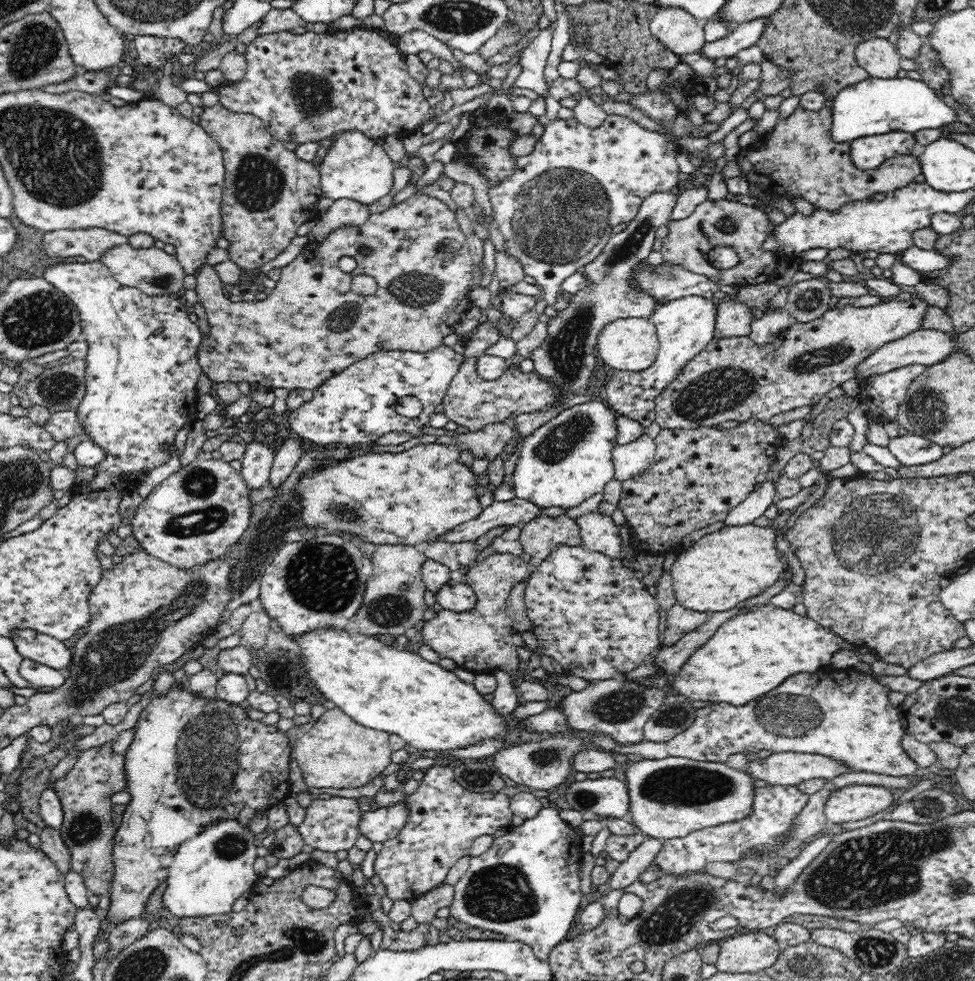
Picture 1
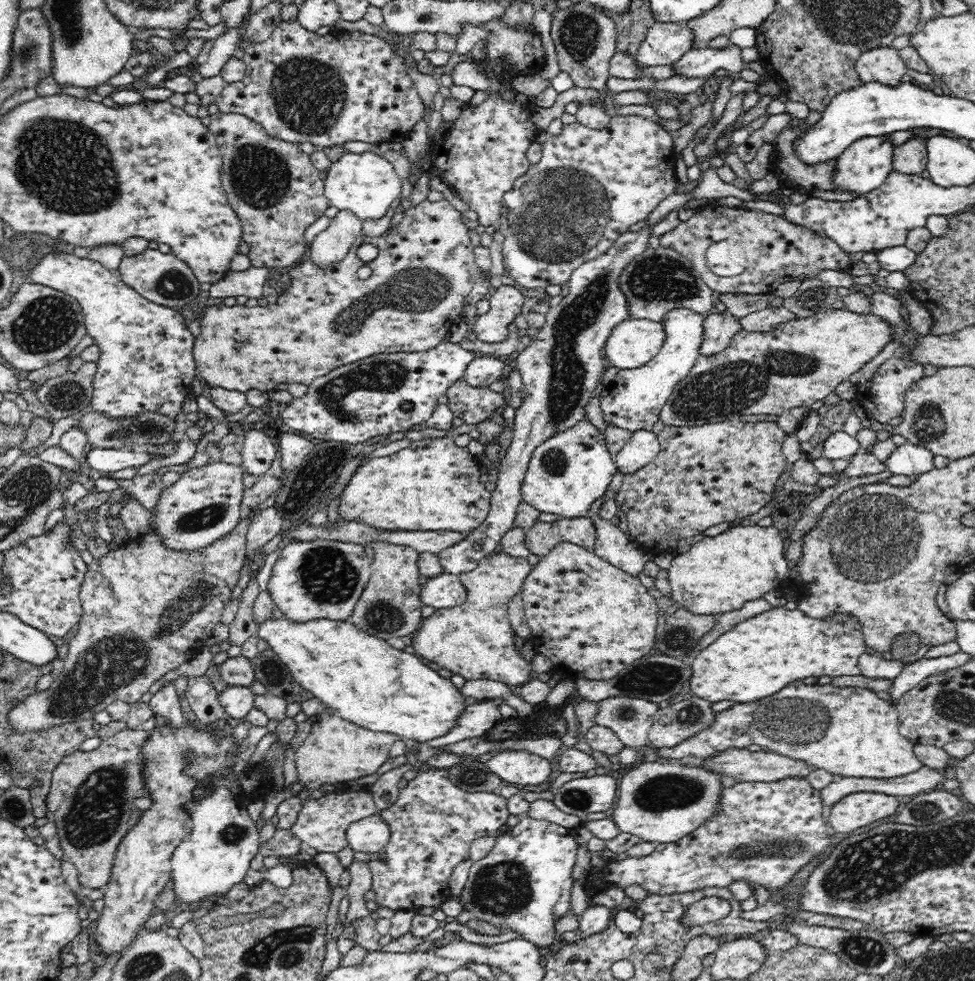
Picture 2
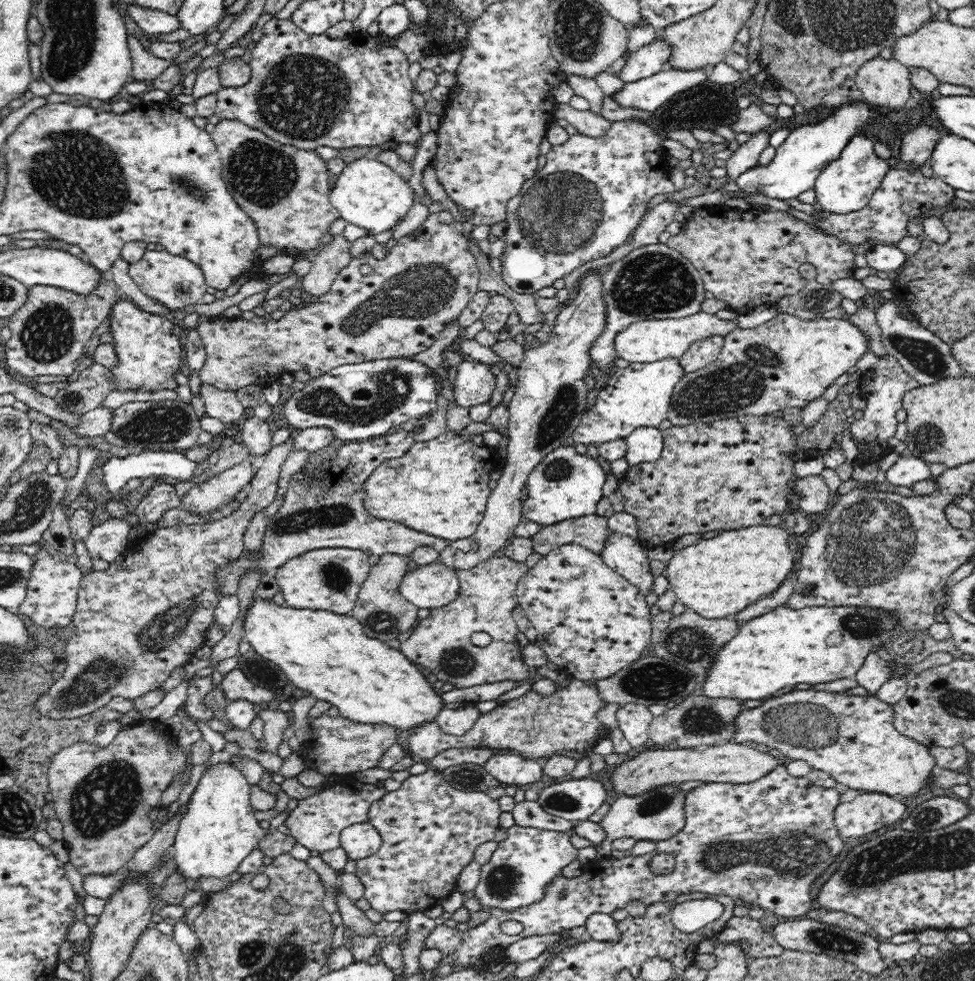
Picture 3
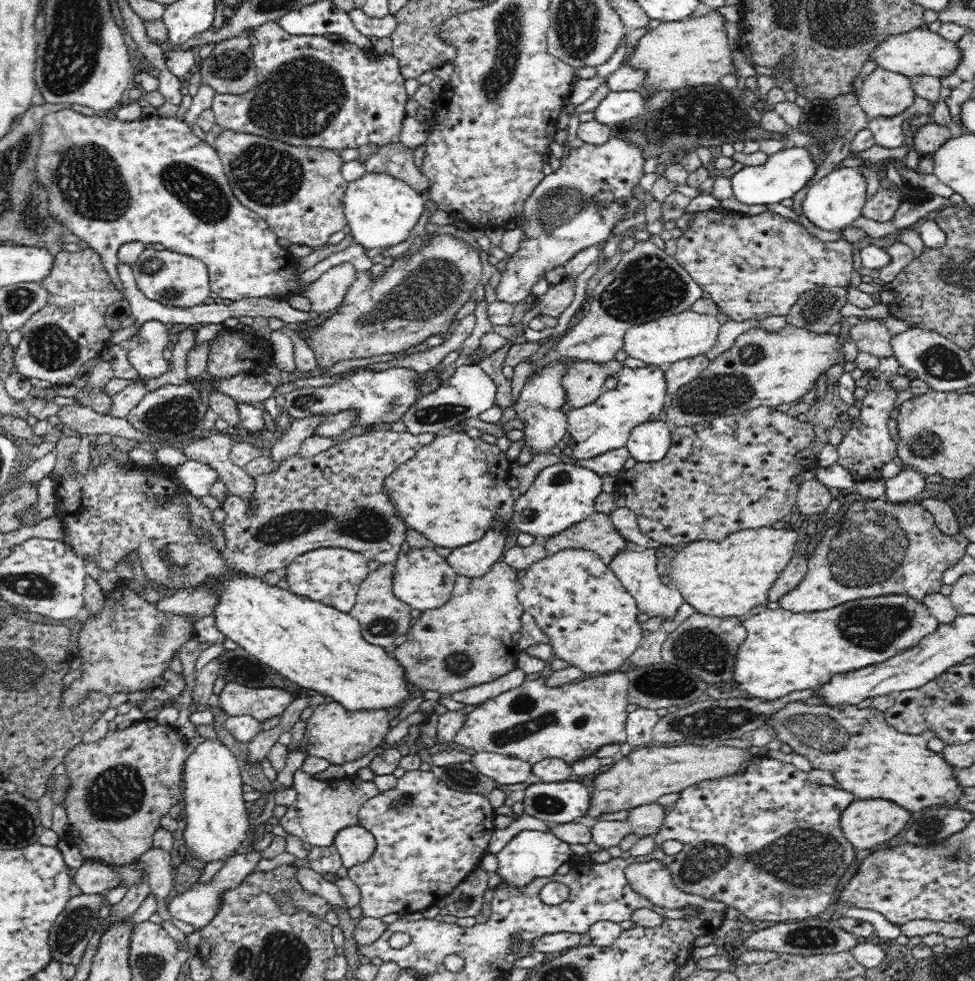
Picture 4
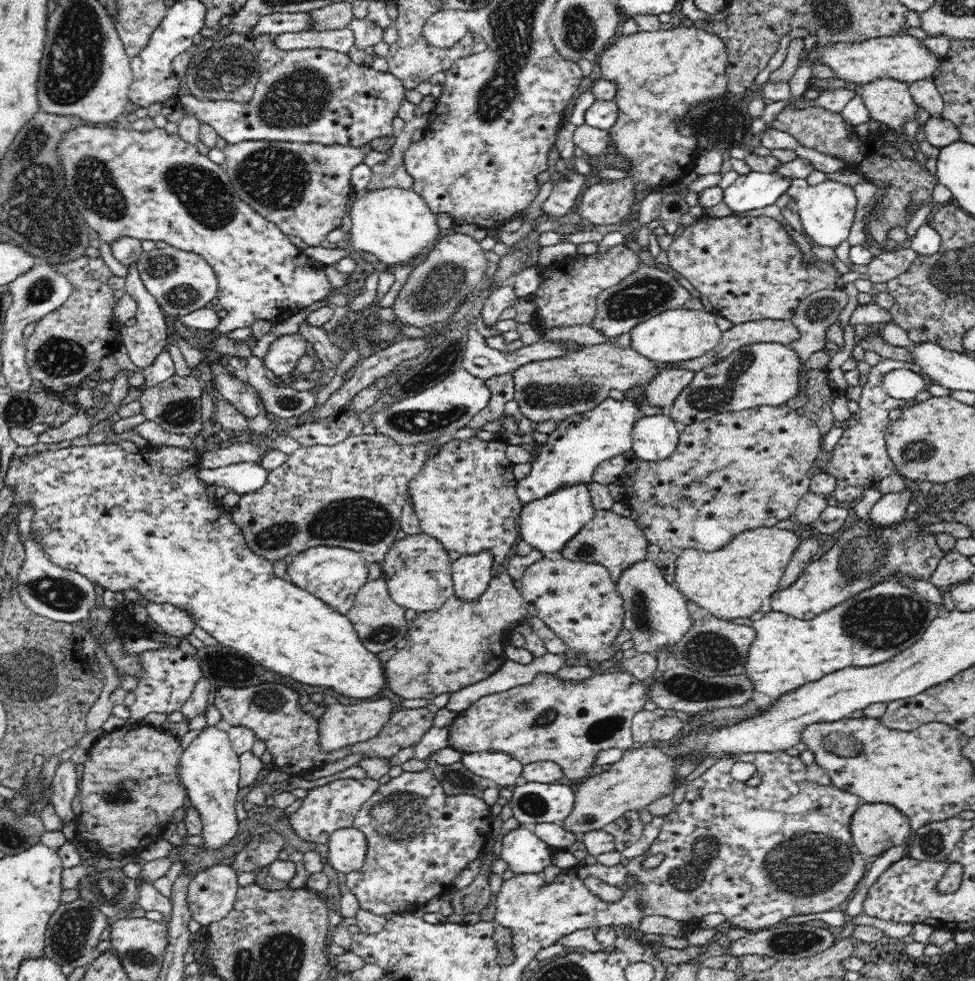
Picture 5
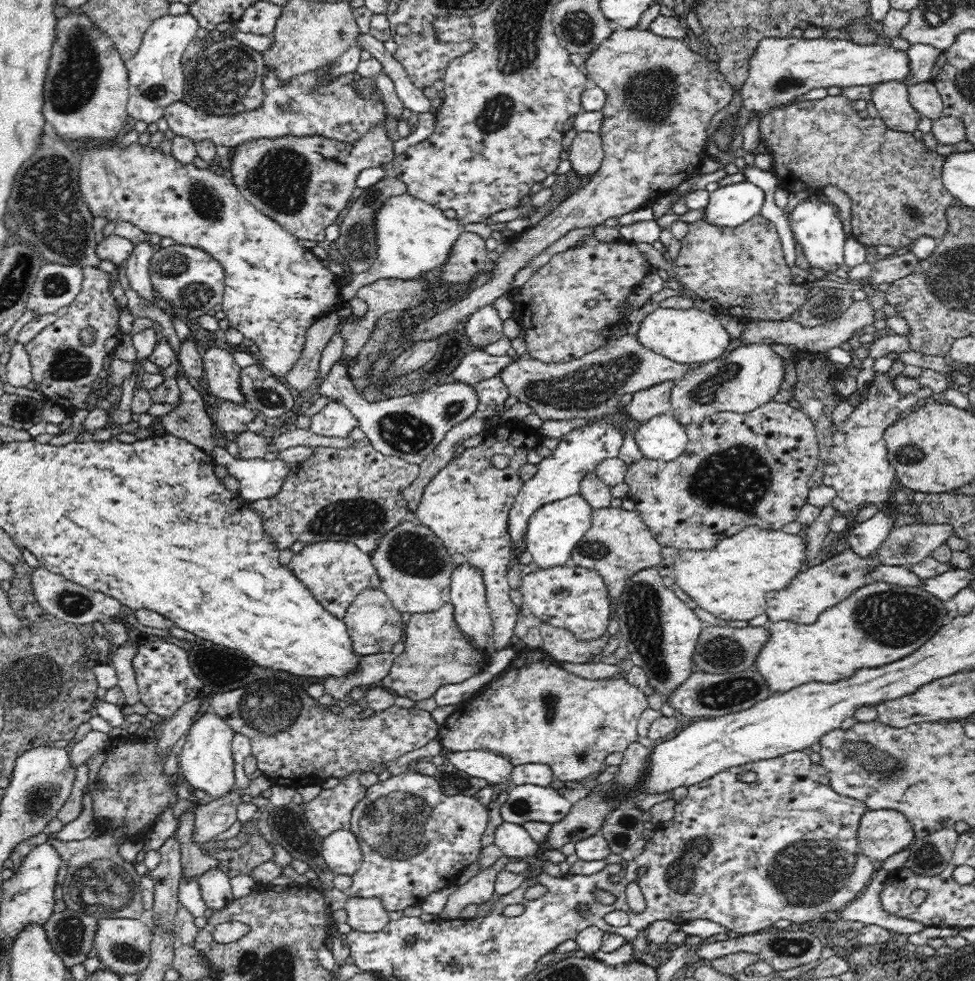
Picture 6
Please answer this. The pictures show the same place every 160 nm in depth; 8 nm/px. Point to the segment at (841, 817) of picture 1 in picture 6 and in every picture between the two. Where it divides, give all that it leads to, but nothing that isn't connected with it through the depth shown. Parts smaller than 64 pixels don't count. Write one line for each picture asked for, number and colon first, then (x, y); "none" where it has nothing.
2: (856, 810)
3: (868, 812)
4: (868, 823)
5: (875, 828)
6: (882, 833)

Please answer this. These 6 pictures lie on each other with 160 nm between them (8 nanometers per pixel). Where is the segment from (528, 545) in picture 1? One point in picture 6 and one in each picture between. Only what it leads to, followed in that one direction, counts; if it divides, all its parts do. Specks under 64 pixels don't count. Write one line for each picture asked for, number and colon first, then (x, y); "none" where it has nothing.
2: (541, 538)
3: (591, 532)
4: (597, 534)
5: (616, 542)
6: (618, 545)

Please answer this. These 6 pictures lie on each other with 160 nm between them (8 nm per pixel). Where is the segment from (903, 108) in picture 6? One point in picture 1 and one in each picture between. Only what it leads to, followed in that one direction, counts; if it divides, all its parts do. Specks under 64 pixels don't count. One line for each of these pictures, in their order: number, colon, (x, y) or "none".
1: (879, 58)
2: (884, 65)
3: (886, 84)
4: (883, 93)
5: (889, 101)

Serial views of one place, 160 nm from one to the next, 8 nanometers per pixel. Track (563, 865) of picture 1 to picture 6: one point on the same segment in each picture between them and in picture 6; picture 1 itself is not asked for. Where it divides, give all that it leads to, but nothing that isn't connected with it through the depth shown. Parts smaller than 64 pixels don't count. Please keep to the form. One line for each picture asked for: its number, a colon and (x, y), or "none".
2: (524, 882)
3: (517, 874)
4: (530, 854)
5: (524, 852)
6: (513, 840)

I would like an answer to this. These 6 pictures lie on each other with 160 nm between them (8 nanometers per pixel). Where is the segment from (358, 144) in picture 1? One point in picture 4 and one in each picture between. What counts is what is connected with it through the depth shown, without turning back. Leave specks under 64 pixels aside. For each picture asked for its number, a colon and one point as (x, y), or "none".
2: (366, 184)
3: (369, 194)
4: (381, 210)

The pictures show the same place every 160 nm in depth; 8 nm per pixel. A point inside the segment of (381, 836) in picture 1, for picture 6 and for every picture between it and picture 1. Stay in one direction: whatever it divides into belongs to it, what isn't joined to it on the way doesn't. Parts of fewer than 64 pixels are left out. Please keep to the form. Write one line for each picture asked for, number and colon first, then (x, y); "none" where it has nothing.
2: (370, 835)
3: (360, 840)
4: (355, 844)
5: (346, 848)
6: (342, 853)

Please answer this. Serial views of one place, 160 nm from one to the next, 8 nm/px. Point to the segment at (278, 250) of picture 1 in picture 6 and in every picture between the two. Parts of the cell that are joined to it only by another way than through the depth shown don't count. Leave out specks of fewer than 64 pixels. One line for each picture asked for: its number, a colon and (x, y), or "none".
2: (277, 192)
3: (286, 190)
4: (299, 191)
5: (303, 188)
6: (281, 177)

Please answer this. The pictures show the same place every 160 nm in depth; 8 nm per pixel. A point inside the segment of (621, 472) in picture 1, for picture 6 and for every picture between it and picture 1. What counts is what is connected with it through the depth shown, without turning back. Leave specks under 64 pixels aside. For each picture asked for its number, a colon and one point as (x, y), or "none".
2: (643, 446)
3: (645, 444)
4: (649, 442)
5: (654, 438)
6: (663, 438)

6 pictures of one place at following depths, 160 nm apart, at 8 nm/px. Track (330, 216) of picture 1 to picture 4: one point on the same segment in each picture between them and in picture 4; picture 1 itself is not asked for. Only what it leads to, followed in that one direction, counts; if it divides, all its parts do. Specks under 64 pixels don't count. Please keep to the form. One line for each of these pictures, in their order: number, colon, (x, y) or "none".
2: (329, 247)
3: (328, 261)
4: (327, 293)

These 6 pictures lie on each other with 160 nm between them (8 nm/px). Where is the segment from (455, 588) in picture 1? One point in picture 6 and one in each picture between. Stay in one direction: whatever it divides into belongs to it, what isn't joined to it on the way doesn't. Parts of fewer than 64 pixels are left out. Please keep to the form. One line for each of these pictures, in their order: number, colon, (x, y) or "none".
2: (444, 591)
3: (430, 586)
4: (421, 578)
5: (417, 570)
6: (415, 569)

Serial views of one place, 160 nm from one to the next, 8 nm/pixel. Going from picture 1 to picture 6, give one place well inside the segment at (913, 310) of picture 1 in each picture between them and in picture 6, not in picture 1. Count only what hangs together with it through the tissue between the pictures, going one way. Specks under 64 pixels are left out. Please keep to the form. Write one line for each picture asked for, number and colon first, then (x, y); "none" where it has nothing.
2: (794, 364)
3: (785, 362)
4: (761, 368)
5: (763, 374)
6: (748, 376)

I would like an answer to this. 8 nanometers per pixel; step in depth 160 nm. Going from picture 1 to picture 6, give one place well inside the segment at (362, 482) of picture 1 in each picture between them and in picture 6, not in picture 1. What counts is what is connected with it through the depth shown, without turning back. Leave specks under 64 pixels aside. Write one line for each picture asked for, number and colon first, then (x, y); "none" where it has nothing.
2: (434, 485)
3: (440, 487)
4: (455, 490)
5: (466, 497)
6: (467, 504)

